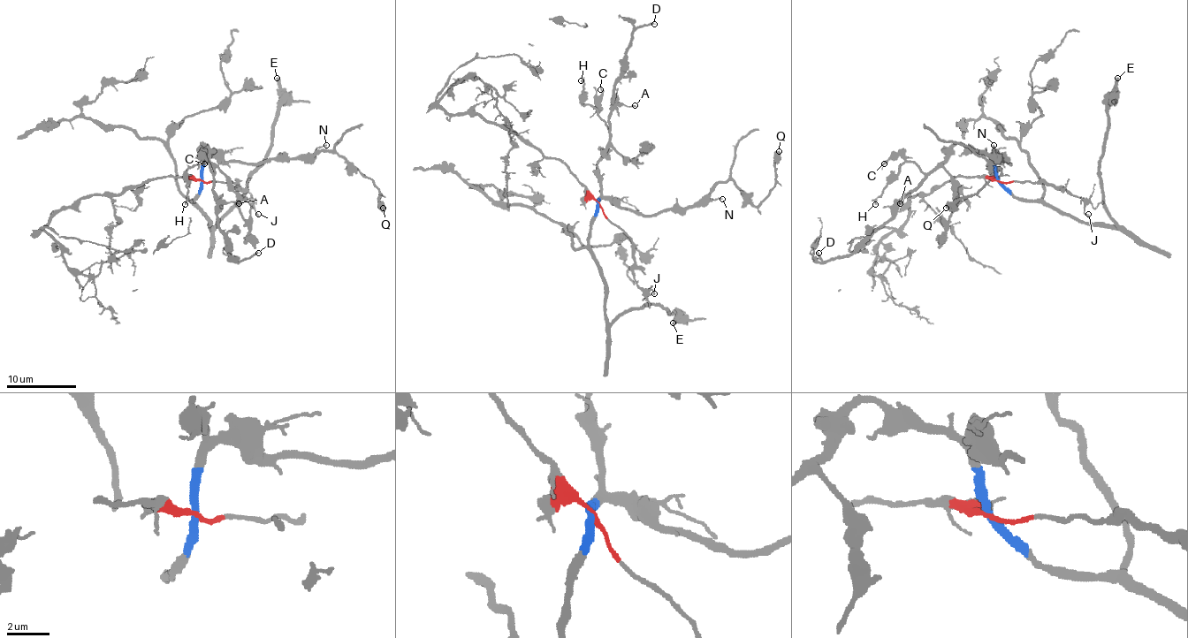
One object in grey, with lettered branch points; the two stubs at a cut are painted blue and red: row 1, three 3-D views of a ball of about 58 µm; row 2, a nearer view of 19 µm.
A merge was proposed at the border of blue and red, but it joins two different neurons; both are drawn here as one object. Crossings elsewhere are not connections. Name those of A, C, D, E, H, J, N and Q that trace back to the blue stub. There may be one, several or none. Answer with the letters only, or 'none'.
A, C, D, E, H, N, Q

